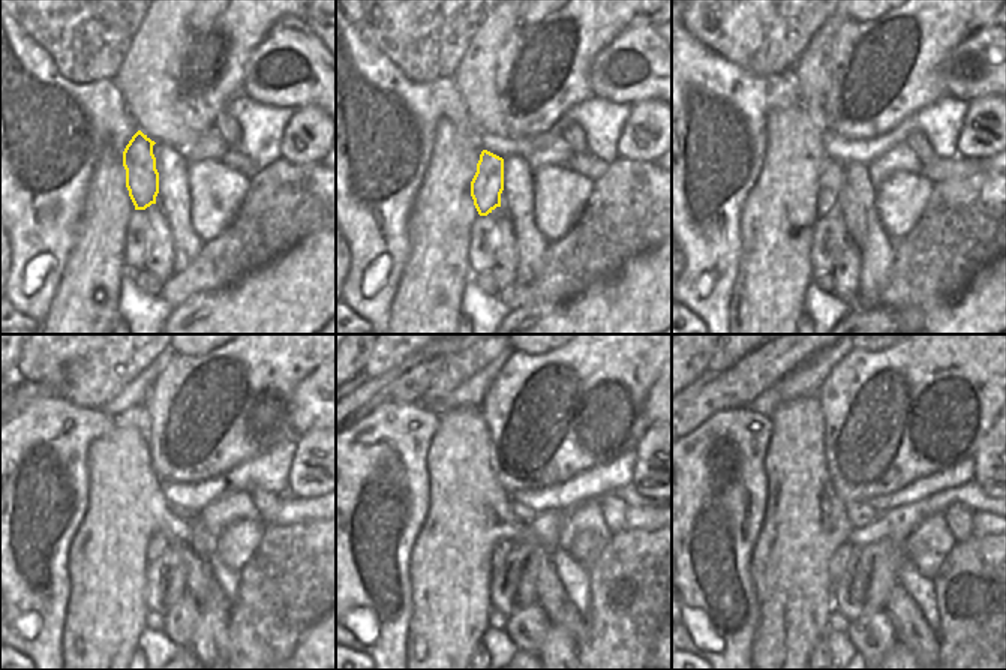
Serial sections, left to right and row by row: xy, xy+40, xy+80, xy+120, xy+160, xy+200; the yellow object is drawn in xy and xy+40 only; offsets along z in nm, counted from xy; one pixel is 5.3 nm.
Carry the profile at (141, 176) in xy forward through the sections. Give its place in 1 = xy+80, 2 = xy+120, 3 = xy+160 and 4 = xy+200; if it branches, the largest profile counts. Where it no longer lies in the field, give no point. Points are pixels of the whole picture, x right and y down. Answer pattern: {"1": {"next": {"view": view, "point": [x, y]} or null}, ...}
{"1": {"next": {"view": "xy+80", "point": [832, 179]}}, "2": {"next": {"view": "xy+120", "point": [158, 543]}}, "3": {"next": {"view": "xy+160", "point": [502, 550]}}, "4": {"next": {"view": "xy+200", "point": [837, 564]}}}

